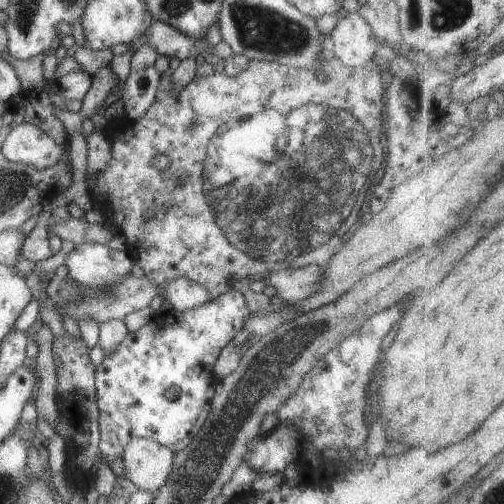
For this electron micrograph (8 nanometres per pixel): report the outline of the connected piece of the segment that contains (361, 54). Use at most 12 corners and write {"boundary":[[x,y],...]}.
{"boundary":[[355,11],[343,14],[327,35],[345,66],[375,54],[371,27]]}

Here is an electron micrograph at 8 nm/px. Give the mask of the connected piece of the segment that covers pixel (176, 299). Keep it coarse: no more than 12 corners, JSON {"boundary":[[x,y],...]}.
{"boundary":[[185,277],[163,284],[172,308],[189,310],[210,301],[207,291]]}

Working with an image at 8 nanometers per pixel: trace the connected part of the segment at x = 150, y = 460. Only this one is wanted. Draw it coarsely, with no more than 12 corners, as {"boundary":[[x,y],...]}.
{"boundary":[[151,439],[122,449],[125,478],[154,493],[174,454]]}

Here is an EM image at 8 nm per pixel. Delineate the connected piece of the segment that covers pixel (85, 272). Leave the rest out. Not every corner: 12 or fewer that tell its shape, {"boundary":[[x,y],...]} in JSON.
{"boundary":[[99,243],[66,254],[69,277],[107,289],[136,272],[127,253]]}

